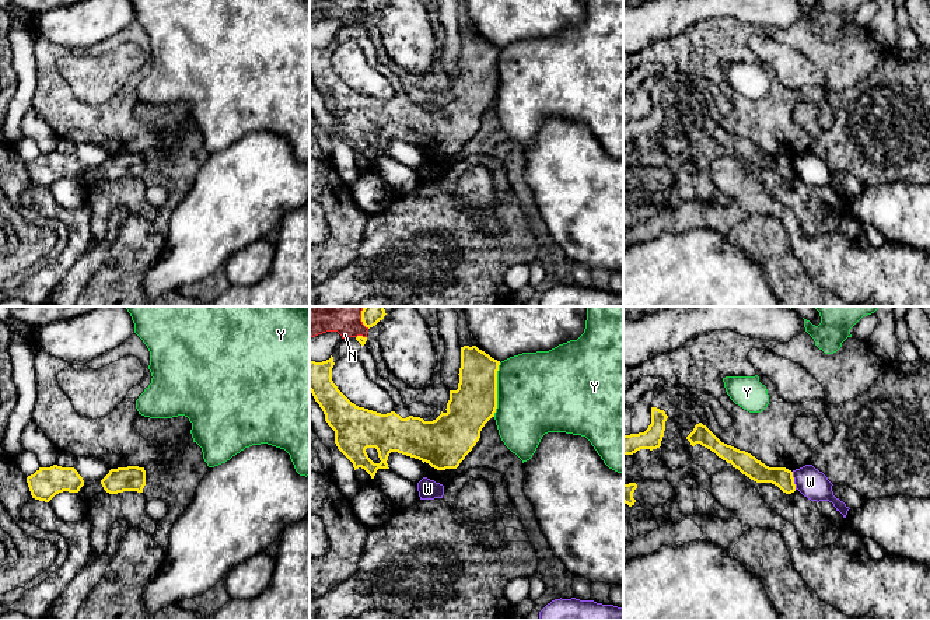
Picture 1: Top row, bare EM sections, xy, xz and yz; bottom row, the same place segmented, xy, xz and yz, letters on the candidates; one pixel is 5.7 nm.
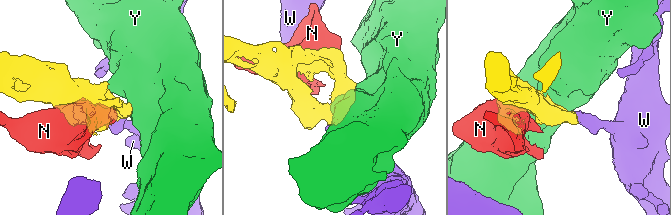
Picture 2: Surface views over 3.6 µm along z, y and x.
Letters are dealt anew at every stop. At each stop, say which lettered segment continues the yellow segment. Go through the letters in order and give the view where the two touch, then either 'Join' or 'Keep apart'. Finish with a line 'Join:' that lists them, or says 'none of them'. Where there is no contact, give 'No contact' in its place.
N: Touches yellow in xz. Keep apart
W: Touches yellow in yz. Keep apart
Y: Touches yellow in xz. Keep apart
Join: none of them

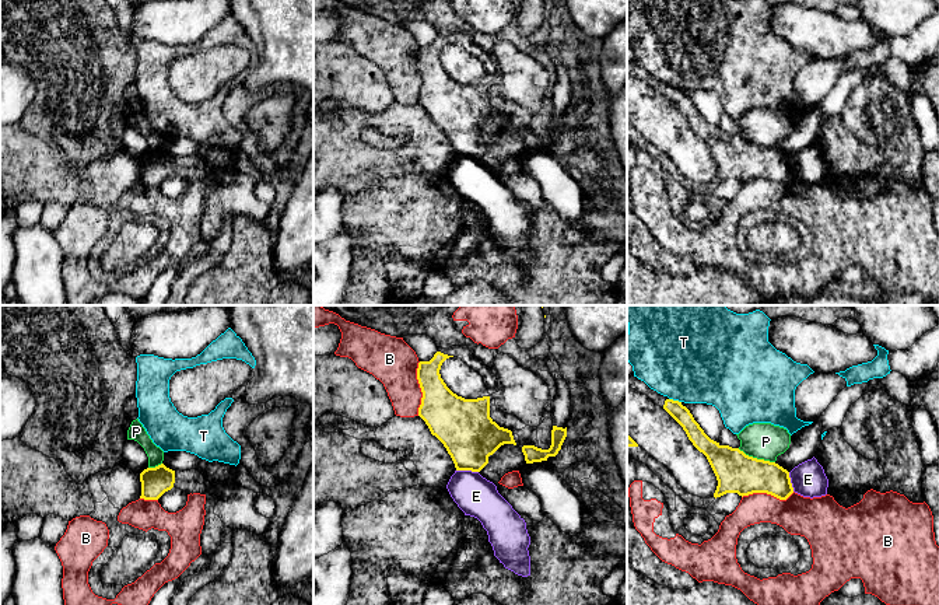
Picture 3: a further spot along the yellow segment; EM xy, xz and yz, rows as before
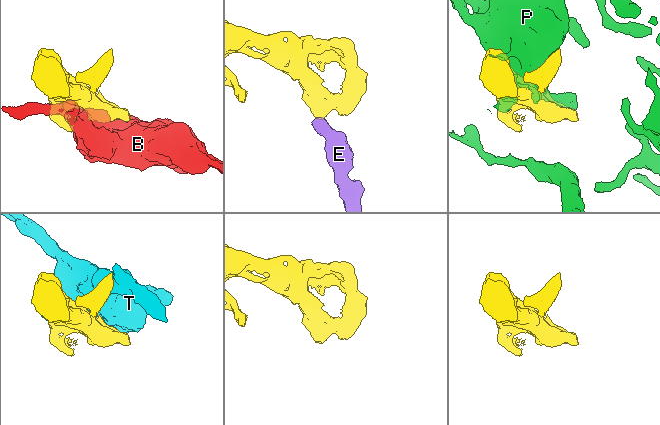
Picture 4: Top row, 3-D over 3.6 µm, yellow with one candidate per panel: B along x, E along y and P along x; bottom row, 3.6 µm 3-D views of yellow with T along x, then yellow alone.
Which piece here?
B: Touches yellow in xz. Keep apart
E: Touches yellow in xz. Keep apart
P: Touches yellow in yz. Keep apart
T: Touches yellow in yz. Keep apart
Join: none of them

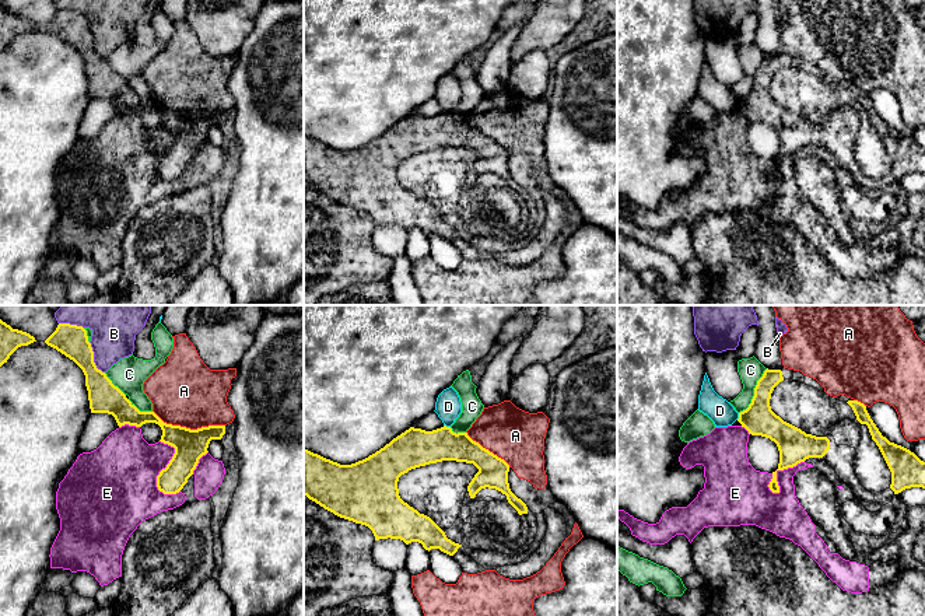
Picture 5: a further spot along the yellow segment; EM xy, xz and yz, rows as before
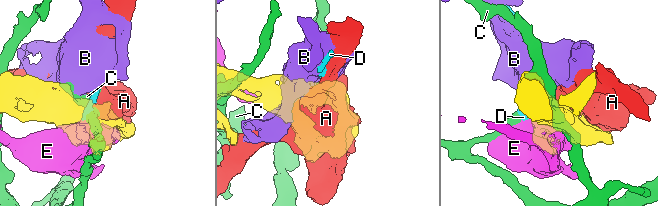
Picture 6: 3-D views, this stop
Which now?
A: Touches yellow in xy. Keep apart
B: Touches yellow in xy. Keep apart
C: Touches yellow in yz. Keep apart
D: Touches yellow in xz. Keep apart
E: Touches yellow in xy. Keep apart
Join: none of them

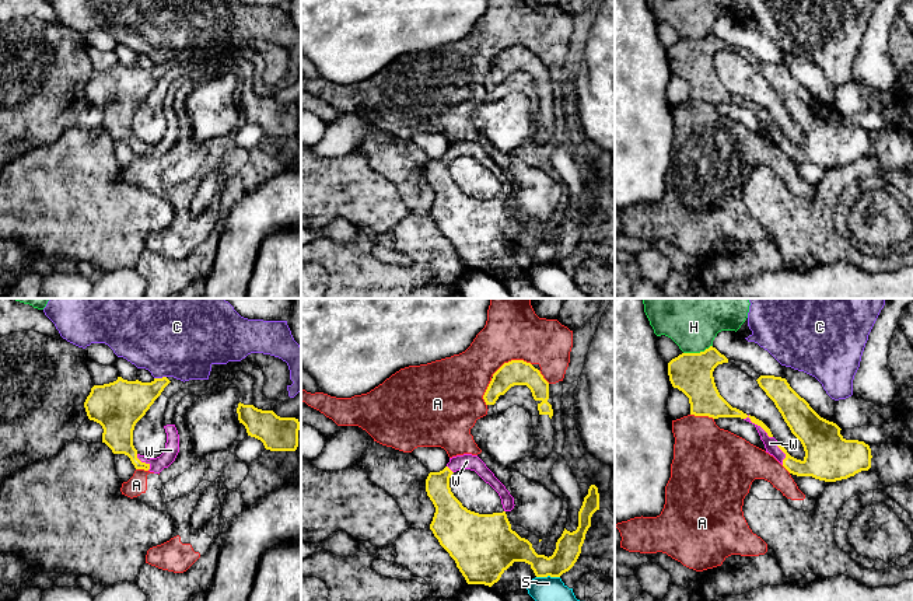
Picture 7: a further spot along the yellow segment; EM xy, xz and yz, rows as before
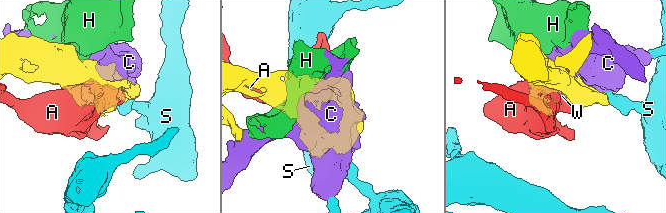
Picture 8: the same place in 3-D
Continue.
A: Touches yellow in xz. Keep apart
C: Touches yellow in xy. Keep apart
H: Touches yellow in yz. Keep apart
S: Touches yellow in xz. Keep apart
W: Touches yellow in yz. Join
Join: W

